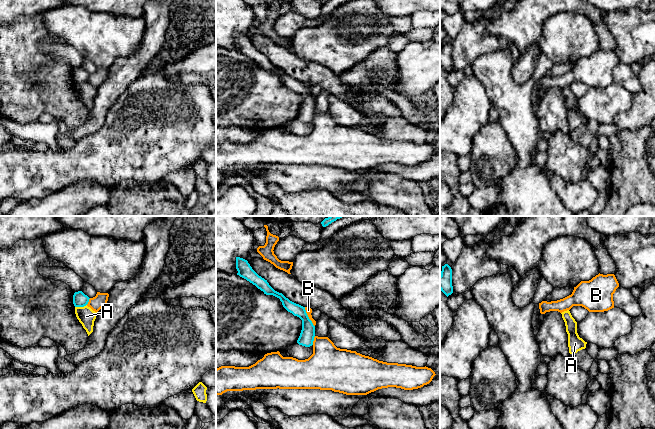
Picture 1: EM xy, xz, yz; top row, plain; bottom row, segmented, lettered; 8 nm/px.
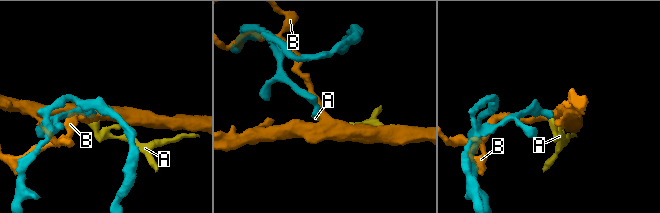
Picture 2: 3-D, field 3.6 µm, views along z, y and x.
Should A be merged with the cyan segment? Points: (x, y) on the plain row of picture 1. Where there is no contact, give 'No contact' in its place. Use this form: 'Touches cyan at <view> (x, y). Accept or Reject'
Touches cyan at xy (80, 82). Reject

